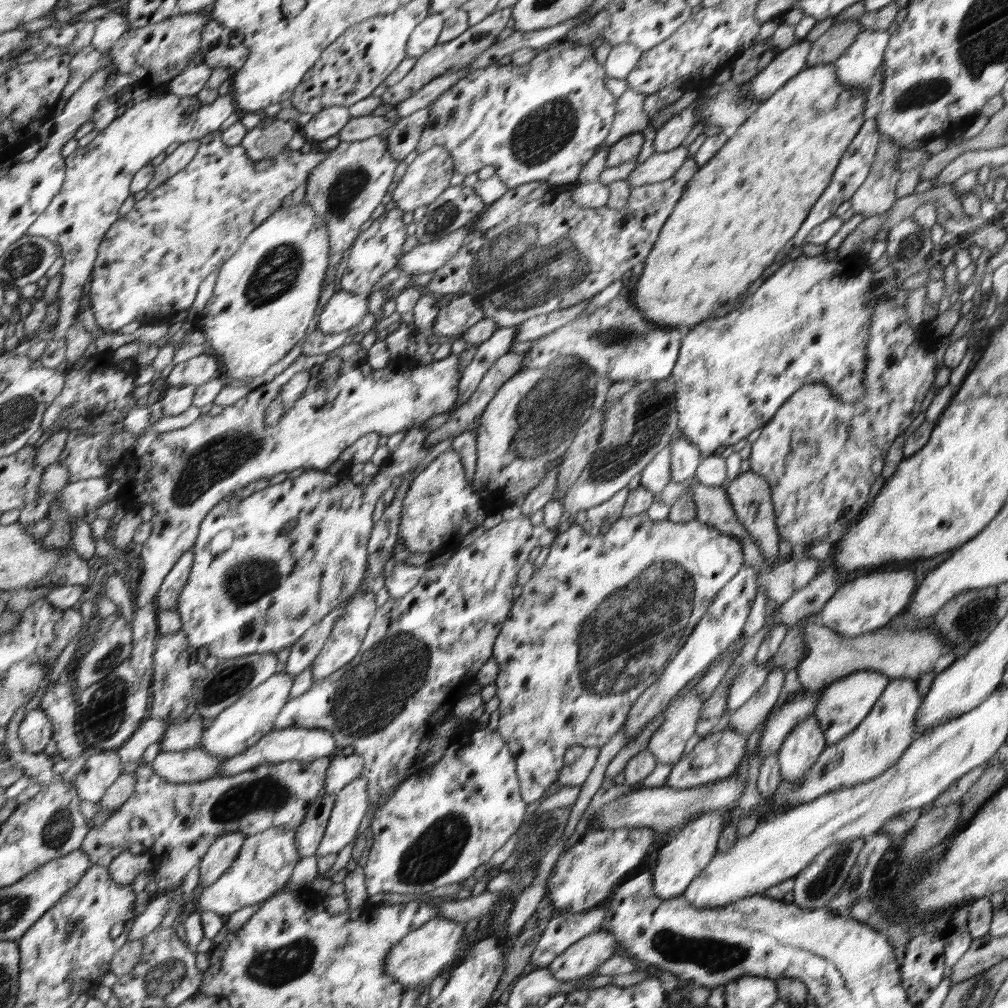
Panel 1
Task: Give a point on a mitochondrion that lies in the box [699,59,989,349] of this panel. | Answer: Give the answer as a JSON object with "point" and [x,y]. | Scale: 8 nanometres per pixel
{"point":[925,92]}

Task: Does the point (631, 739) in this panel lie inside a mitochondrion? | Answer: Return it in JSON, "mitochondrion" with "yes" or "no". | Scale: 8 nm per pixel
{"mitochondrion":"no"}

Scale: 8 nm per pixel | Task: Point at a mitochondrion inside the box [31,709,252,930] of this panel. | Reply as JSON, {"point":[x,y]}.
{"point":[57,831]}

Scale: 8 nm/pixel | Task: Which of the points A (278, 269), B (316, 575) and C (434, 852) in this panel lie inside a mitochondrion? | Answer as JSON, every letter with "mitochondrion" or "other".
{"A":"mitochondrion","B":"other","C":"mitochondrion"}

